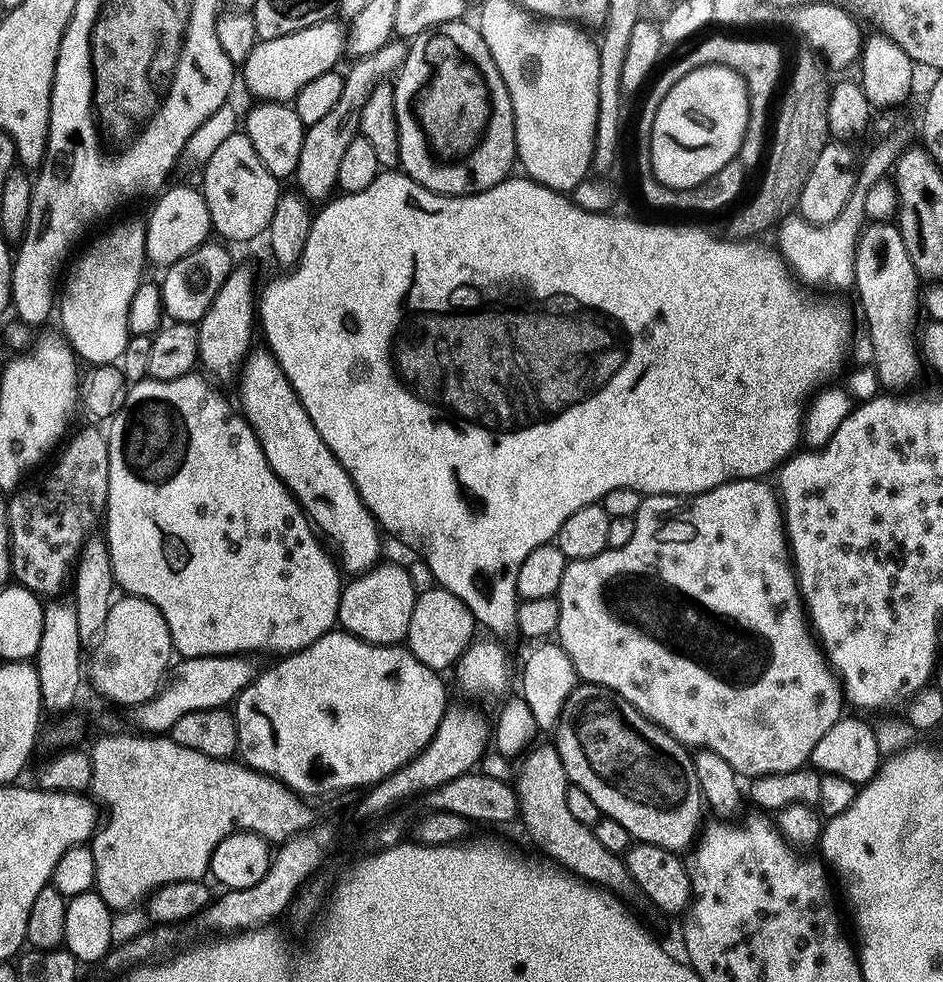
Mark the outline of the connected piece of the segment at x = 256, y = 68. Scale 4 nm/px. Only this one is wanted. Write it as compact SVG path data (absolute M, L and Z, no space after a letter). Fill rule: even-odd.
M329 18L314 26L306 26L294 34L256 43L254 50L250 50L250 58L246 58L242 65L244 84L248 87L249 94L256 96L252 98L257 101L292 102L302 90L302 86L306 86L306 82L314 82L314 78L333 71L340 55L343 57L345 52L345 25L339 19Z

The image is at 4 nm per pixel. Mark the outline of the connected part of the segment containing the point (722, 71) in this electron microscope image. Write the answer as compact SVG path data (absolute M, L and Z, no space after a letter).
M727 64L702 66L675 83L654 114L650 158L653 159L653 172L658 182L667 188L693 188L706 183L711 176L716 176L718 170L726 166L726 162L737 159L741 155L744 135L748 129L749 91L740 73Z

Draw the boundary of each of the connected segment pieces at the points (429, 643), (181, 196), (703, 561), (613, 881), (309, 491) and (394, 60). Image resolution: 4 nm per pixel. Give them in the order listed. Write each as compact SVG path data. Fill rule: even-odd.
M433 586L426 591L419 593L414 602L414 614L410 614L410 630L406 637L406 647L408 651L418 658L426 666L430 666L435 672L443 673L444 668L451 669L460 656L467 650L468 645L472 643L477 635L478 625L475 618L470 614L470 610L462 602L462 598L455 596L450 590Z
M174 184L165 187L155 197L156 205L153 206L148 218L146 217L144 225L146 257L151 263L153 260L161 266L185 258L195 248L207 243L214 232L203 191L199 187L191 188L188 184Z
M760 478L754 480L731 480L714 490L699 492L696 496L645 495L636 511L634 538L630 538L630 542L626 542L626 546L621 548L607 548L602 554L598 554L594 558L574 560L568 563L566 570L562 574L560 589L555 594L558 602L558 626L554 636L558 643L564 647L566 654L570 654L570 662L574 662L576 675L583 683L597 684L603 688L608 688L611 692L617 692L622 698L626 698L626 702L630 702L630 706L634 706L639 710L645 718L653 720L663 732L668 733L668 735L685 746L691 746L696 750L707 750L726 758L726 762L730 762L732 769L744 778L782 774L783 772L805 767L811 761L814 746L818 746L818 741L822 738L822 734L826 734L826 730L830 730L830 726L834 726L834 722L841 720L842 713L845 711L843 708L846 708L844 689L840 687L840 682L836 679L836 673L832 671L831 666L828 664L828 659L824 657L824 650L820 647L809 625L808 617L800 598L800 588L796 585L796 573L788 551L788 537L784 535L784 514L780 506L780 497L771 483L764 483L768 482Z
M537 743L523 757L523 764L517 769L514 789L518 802L518 820L521 821L527 836L561 869L585 882L595 884L618 898L637 895L636 883L630 878L628 867L623 859L603 848L594 837L592 828L575 820L567 807L566 794L570 787L561 756L553 743Z
M249 351L248 357L244 360L244 367L238 373L239 411L254 430L254 434L262 446L262 454L266 454L266 462L270 462L270 470L274 470L276 477L286 485L288 491L300 504L300 509L312 521L313 529L323 537L327 547L334 553L339 567L348 574L368 572L382 560L382 556L380 556L380 536L382 537L380 525L372 516L371 510L362 502L362 498L358 494L350 474L346 474L342 462L338 462L338 458L334 458L330 446L326 446L326 442L322 442L322 434L318 434L318 430L314 430L314 422L310 422L310 414L306 414L298 394L294 390L294 386L290 386L282 366L278 366L278 362L271 352L256 351Z
M394 38L380 50L374 50L374 54L361 60L352 60L349 63L348 72L343 73L342 95L338 98L334 110L328 111L319 122L309 124L304 129L302 154L298 154L294 183L297 184L295 187L305 200L324 202L337 191L338 165L342 163L342 158L346 155L346 149L350 147L350 142L354 142L354 138L360 135L362 106L366 106L366 98L370 98L370 90L374 90L374 86L388 78L388 75L391 77L393 74L399 73L407 53L408 44L403 39Z

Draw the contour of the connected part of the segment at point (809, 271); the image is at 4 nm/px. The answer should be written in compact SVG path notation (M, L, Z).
M898 128L886 138L878 141L859 165L854 190L846 205L833 222L826 224L811 224L799 211L788 212L777 224L774 235L777 251L787 261L795 277L807 287L820 286L832 290L851 289L855 285L856 244L867 221L867 191L874 183L885 179L893 169L896 160L907 149L914 134L906 128Z

